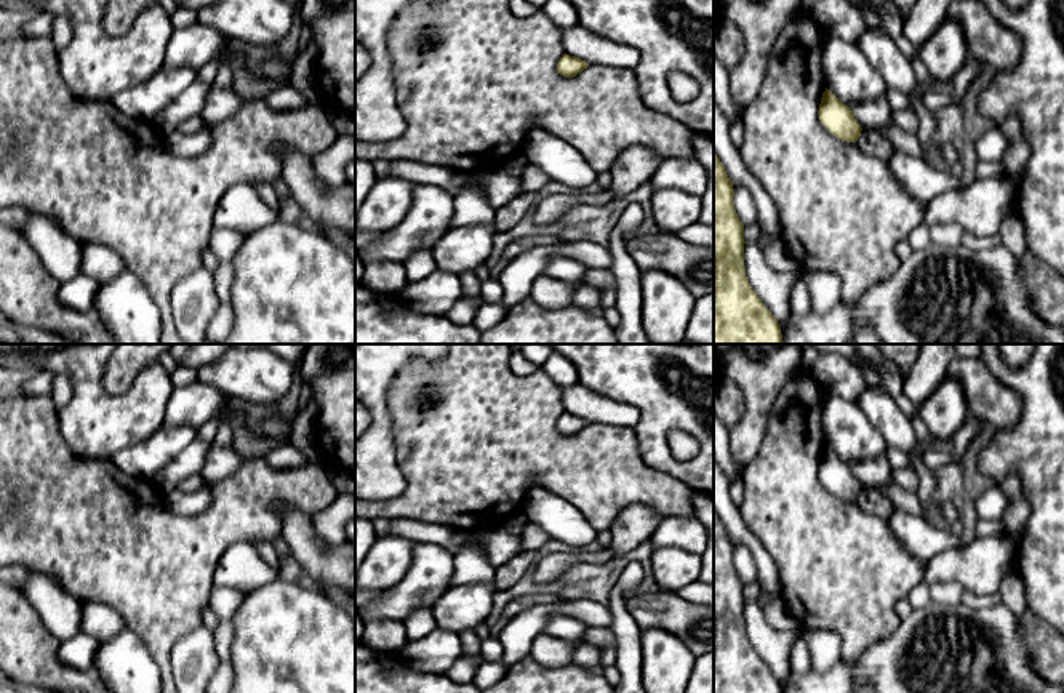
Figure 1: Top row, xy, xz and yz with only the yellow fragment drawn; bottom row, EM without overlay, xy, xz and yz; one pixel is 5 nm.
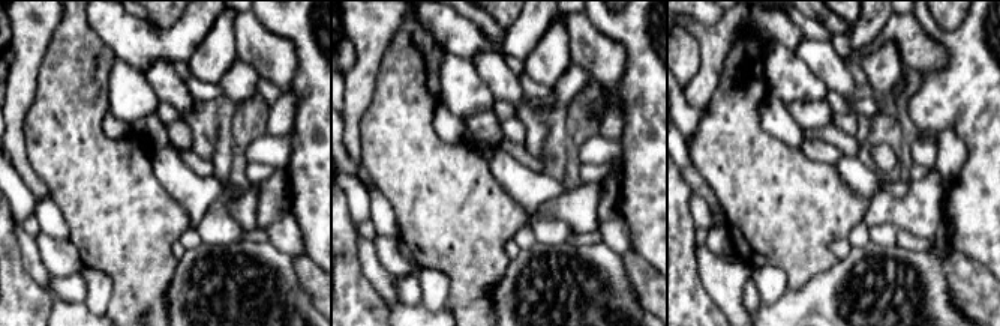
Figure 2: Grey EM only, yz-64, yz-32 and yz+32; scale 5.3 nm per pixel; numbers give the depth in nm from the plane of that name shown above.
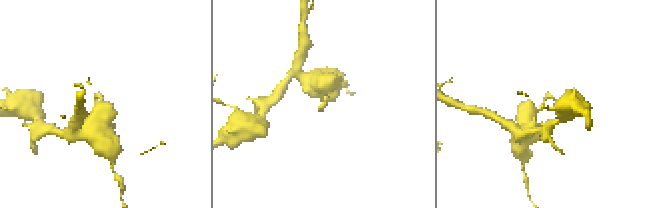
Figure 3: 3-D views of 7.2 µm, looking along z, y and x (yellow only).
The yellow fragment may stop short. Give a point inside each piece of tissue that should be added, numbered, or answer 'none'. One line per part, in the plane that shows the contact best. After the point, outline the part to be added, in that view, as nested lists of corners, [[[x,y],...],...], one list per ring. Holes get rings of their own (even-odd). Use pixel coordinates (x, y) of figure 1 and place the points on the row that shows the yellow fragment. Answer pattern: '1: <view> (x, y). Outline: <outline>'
none

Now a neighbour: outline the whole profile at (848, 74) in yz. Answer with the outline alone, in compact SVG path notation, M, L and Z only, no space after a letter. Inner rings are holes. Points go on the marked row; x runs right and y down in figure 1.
M829 34L822 53L826 88L845 106L886 94L883 77L856 45Z

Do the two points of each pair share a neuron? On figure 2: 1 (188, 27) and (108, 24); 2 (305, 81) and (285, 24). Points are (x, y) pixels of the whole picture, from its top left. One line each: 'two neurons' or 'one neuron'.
1: one neuron
2: one neuron

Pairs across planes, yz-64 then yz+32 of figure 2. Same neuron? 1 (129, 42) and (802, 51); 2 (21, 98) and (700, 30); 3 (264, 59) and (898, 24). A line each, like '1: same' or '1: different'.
1: different
2: same
3: same

